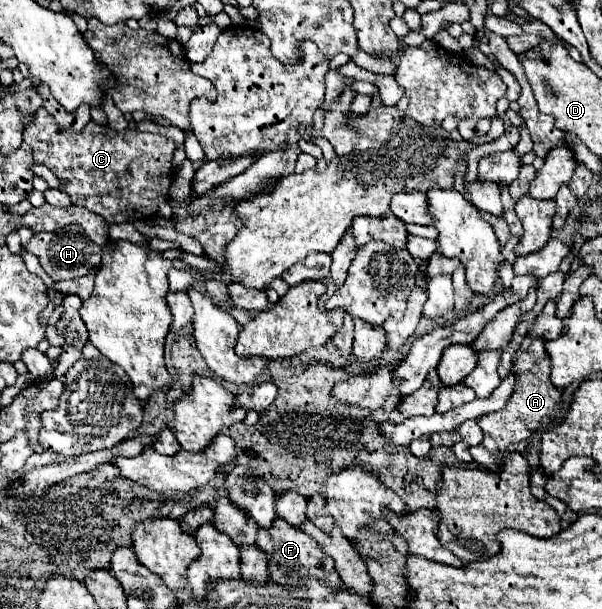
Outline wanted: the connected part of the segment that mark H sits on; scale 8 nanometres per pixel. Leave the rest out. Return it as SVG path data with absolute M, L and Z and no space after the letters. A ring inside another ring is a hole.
M69 225L69 227L55 231L55 233L35 233L33 239L29 241L27 249L39 257L43 269L47 271L47 275L53 281L83 277L91 267L101 263L101 255L103 255L103 247L93 243L87 235L81 235L79 225Z

